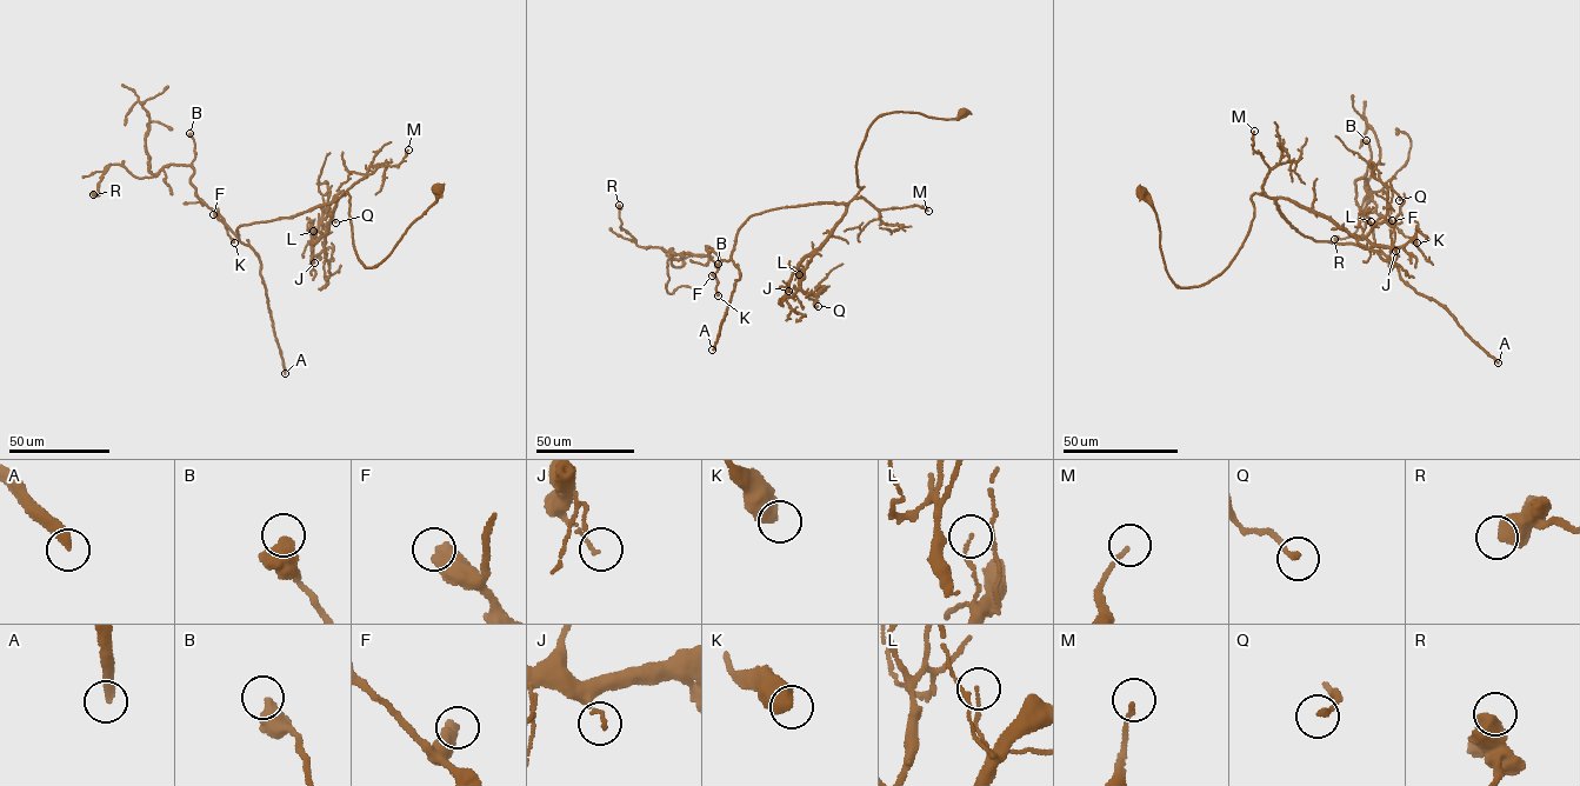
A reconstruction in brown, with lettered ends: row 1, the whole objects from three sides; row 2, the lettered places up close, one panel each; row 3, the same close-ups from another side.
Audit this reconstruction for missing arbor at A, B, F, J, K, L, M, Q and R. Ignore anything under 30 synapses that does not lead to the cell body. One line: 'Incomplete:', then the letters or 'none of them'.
Incomplete: A

